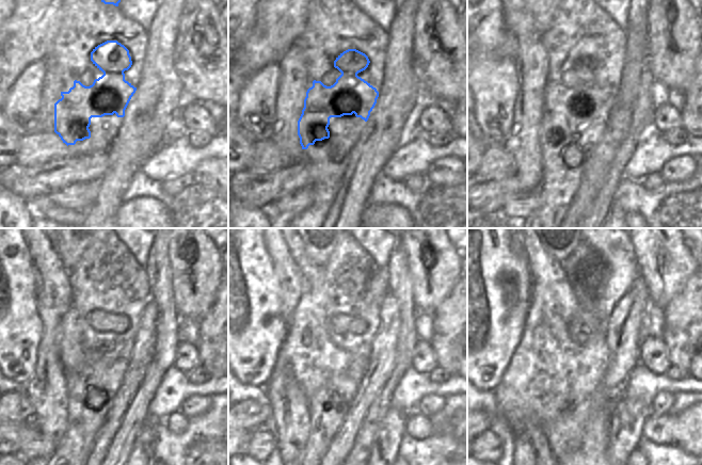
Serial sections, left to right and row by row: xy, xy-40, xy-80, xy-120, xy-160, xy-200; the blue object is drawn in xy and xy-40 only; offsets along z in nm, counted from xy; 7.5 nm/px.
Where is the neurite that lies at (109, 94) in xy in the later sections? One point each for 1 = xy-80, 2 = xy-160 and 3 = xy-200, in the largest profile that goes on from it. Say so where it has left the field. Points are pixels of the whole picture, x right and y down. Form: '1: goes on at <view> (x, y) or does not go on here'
1: goes on at xy-80 (560, 102)
2: goes on at xy-160 (333, 334)
3: goes on at xy-200 (581, 322)

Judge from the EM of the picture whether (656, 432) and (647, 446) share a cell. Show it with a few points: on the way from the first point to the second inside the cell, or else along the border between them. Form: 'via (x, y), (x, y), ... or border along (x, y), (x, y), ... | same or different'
border along (642, 435), (655, 443), (674, 446) | different

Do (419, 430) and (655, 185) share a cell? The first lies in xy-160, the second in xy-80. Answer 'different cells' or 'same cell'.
same cell

